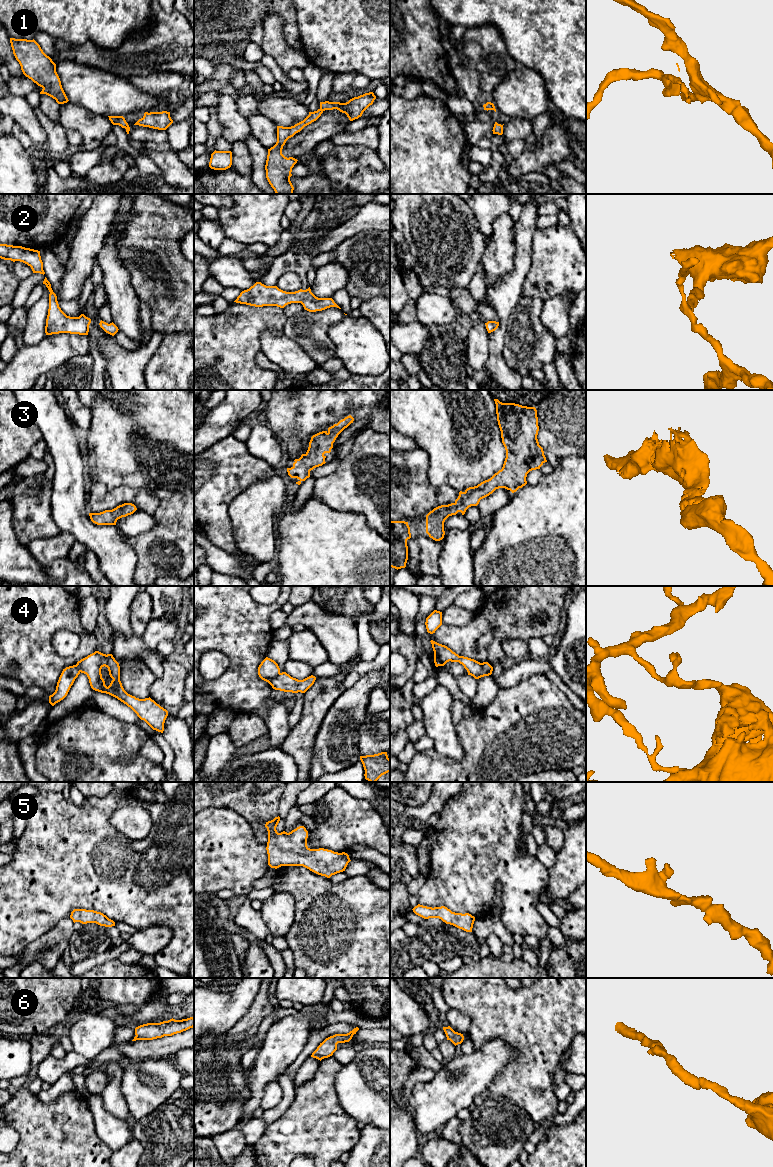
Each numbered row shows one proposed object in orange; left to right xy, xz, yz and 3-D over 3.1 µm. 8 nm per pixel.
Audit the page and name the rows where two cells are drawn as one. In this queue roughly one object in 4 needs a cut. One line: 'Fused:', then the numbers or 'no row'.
Fused: 1, 4

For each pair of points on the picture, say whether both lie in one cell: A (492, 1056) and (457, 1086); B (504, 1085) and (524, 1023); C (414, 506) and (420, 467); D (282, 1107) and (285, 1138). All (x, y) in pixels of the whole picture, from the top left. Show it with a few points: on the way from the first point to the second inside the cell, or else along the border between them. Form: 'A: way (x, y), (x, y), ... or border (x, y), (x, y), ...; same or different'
A: way (483, 1065), (466, 1077); same
B: way (519, 1070), (526, 1061), (525, 1038); same
C: way (414, 496), (414, 477); same
D: border (292, 1103), (280, 1117), (270, 1124); different

